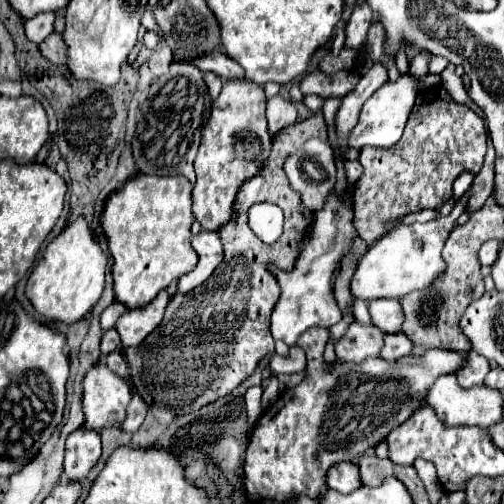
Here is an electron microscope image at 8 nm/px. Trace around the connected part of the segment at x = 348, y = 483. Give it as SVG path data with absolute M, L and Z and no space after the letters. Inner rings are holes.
M353 461L349 463L335 463L327 471L327 487L339 491L339 493L351 493L361 485L359 469Z

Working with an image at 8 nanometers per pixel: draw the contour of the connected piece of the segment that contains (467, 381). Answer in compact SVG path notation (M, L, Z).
M473 349L467 353L467 361L465 365L455 373L457 375L457 381L463 385L463 387L473 387L473 385L479 385L483 383L485 375L489 373L489 361L483 359L479 353L475 353Z

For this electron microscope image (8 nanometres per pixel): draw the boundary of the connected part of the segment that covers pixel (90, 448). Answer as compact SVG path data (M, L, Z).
M79 427L67 437L65 471L67 479L83 479L101 457L101 439L97 431Z

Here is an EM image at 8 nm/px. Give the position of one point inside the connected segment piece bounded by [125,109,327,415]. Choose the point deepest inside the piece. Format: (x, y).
(211, 339)

